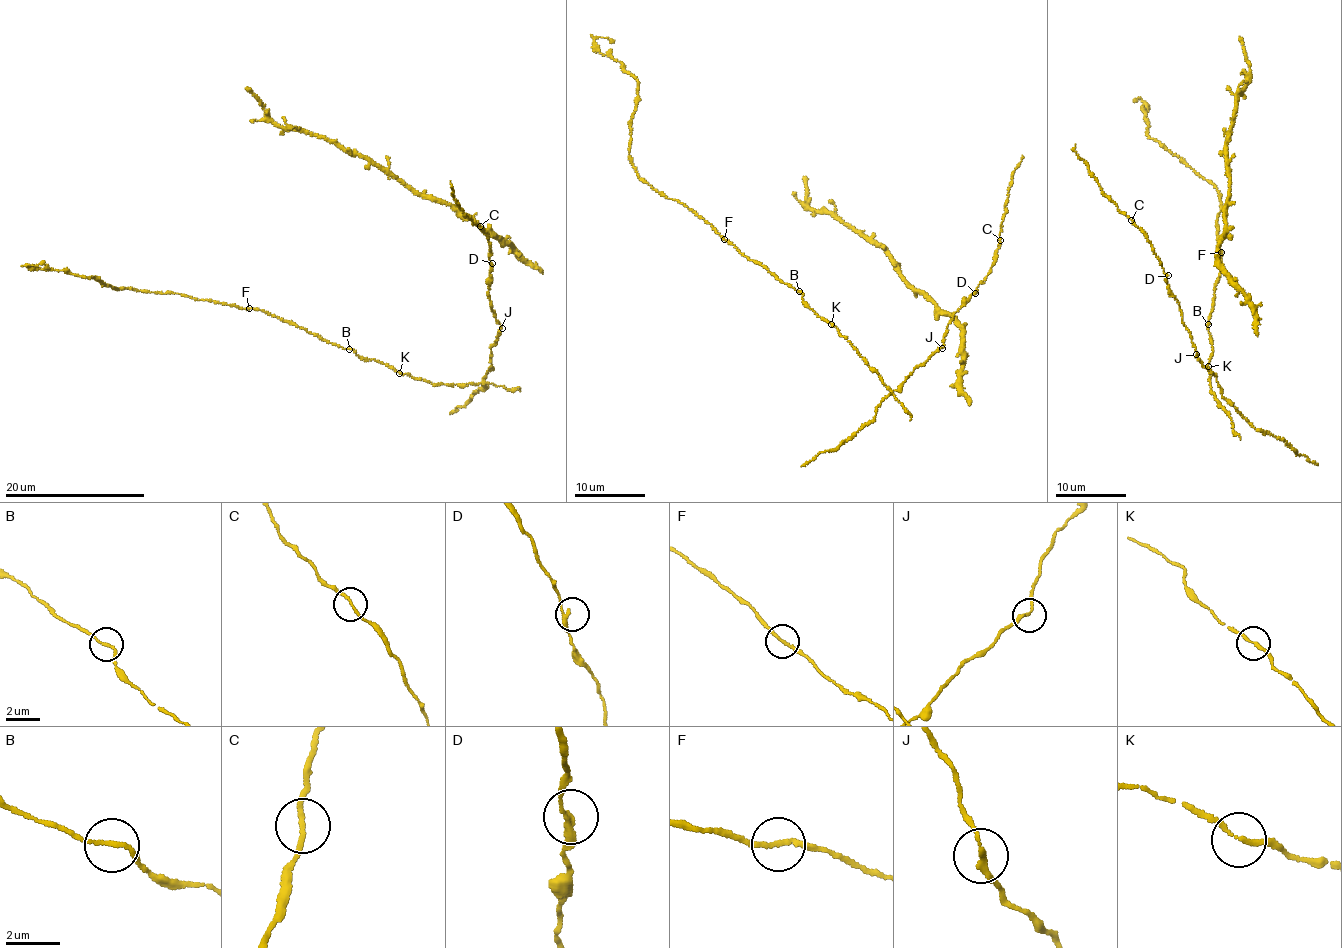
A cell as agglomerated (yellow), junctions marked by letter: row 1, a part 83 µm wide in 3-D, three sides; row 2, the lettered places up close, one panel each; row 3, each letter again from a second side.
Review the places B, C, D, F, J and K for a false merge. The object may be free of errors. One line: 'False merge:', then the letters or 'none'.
False merge: none

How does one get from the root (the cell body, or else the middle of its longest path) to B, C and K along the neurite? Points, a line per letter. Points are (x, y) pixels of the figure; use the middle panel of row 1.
B: (879, 377), (844, 336), (839, 335), (834, 326), (806, 306), (799, 291)
C: (879, 377), (889, 394), (944, 345), (950, 320), (988, 275), (1000, 240)
K: (879, 377), (831, 324)

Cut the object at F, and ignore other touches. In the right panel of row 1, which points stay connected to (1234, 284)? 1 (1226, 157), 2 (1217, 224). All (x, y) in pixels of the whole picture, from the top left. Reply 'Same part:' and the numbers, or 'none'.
Same part: 1

